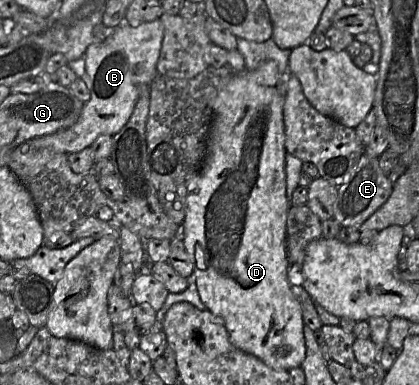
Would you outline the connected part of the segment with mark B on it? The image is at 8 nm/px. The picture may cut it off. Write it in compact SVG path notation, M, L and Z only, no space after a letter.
M160 19L144 22L136 27L123 22L115 27L112 34L105 40L92 43L84 54L85 65L83 68L83 79L90 91L90 99L84 103L78 120L70 128L26 142L29 142L35 148L48 148L56 152L69 154L90 147L100 135L114 136L118 133L130 119L141 95L142 86L149 86L158 75L156 65L160 55L163 35L164 26Z

